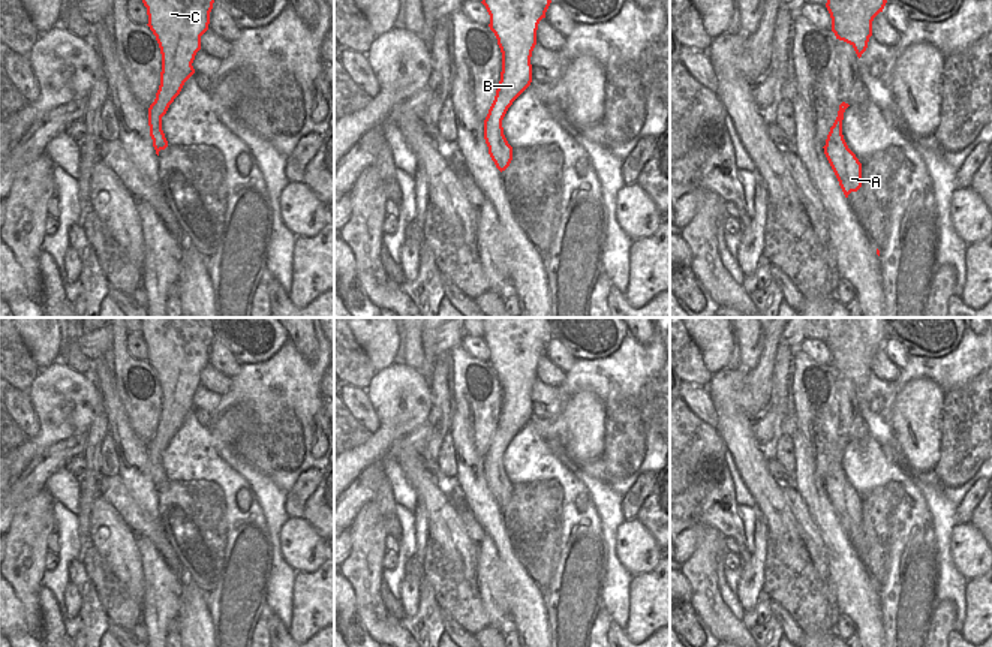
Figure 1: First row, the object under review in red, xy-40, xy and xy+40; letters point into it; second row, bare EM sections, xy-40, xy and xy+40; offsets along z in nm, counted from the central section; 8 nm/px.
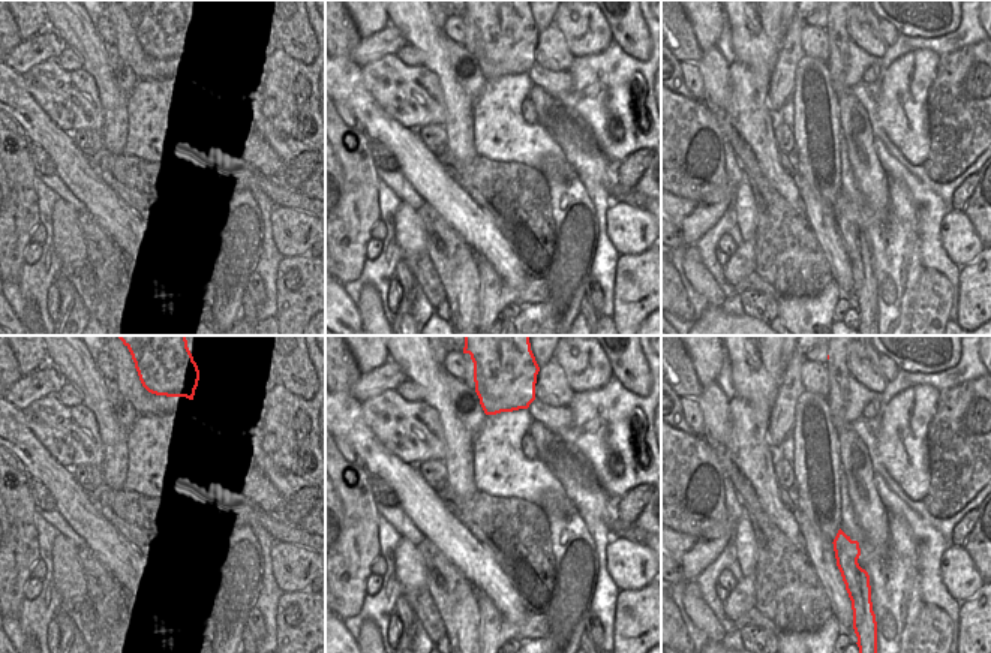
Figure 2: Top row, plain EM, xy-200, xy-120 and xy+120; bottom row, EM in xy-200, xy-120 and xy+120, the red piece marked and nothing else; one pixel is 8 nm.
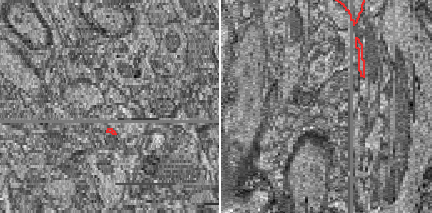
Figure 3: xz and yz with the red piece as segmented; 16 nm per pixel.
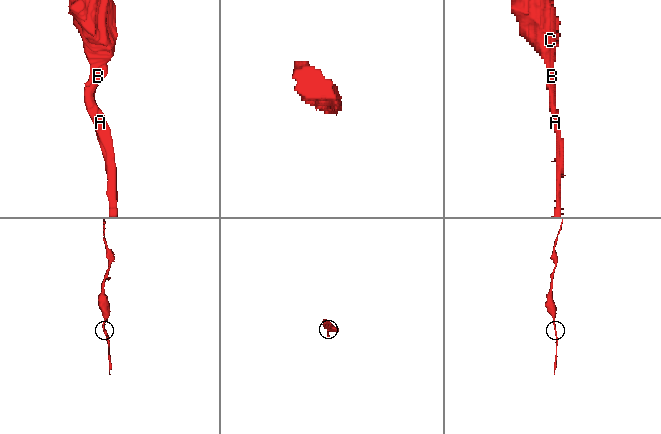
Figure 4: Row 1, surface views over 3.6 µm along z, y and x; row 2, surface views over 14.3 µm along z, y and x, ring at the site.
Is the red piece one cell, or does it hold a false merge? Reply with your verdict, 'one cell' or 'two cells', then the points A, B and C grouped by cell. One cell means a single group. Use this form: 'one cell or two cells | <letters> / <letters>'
one cell | A B C

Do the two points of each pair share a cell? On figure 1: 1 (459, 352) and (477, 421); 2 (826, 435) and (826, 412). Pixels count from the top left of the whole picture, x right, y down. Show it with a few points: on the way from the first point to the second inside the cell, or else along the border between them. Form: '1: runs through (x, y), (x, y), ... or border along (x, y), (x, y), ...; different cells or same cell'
1: runs through (465, 369), (466, 390), (477, 405); same cell
2: runs through (826, 429), (826, 418); same cell

